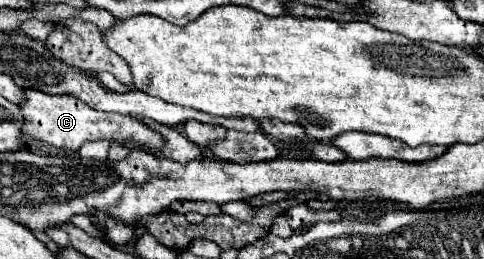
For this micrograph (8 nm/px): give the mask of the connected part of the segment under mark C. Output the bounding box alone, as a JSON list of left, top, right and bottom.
[19,90,163,152]

